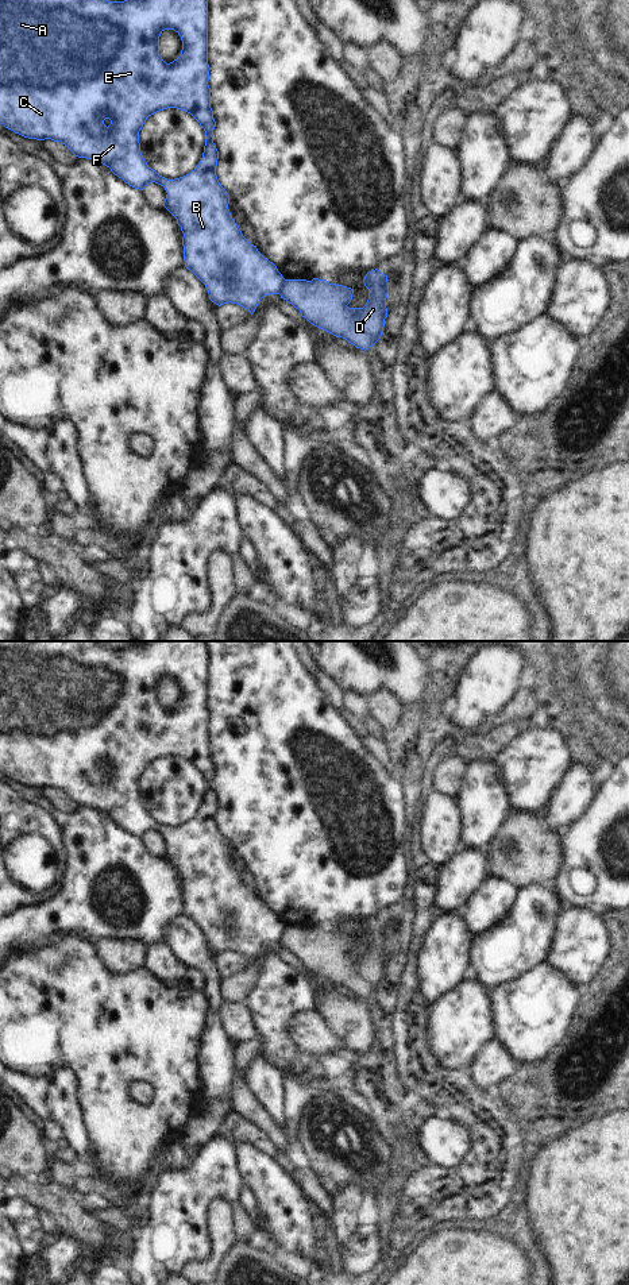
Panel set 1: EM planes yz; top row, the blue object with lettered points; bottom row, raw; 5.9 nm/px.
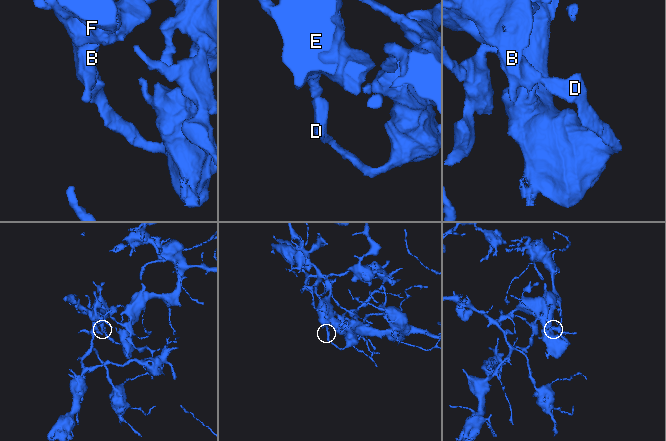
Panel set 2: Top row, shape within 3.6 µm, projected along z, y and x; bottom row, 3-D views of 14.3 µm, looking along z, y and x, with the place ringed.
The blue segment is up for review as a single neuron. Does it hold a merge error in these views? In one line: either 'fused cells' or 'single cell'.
fused cells

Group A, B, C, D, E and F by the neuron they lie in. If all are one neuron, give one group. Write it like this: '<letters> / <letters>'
A B C E F / D

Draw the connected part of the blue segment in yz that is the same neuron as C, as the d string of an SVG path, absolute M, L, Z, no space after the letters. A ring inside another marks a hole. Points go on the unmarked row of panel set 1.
M0 641L0 772L28 787L51 787L65 792L76 804L100 810L121 826L130 834L143 838L148 831L155 830L165 836L166 846L163 854L177 867L177 872L184 881L184 908L185 915L190 918L207 935L209 948L216 953L236 952L247 957L251 962L255 960L259 949L265 944L279 942L285 926L277 914L265 906L242 881L239 873L232 867L228 857L229 842L220 833L216 823L219 799L213 791L213 777L216 769L211 756L211 736L208 713L208 647L205 641L138 641L124 649L108 649L97 641ZM165 678L174 678L182 688L182 698L177 707L166 711L159 703L159 684ZM177 756L190 761L205 779L205 794L200 811L189 822L167 827L153 818L140 800L139 779L147 765L167 757Z

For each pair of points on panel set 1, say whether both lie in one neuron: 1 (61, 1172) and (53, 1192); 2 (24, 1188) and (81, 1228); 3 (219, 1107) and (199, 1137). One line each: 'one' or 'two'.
1: two
2: one
3: one

